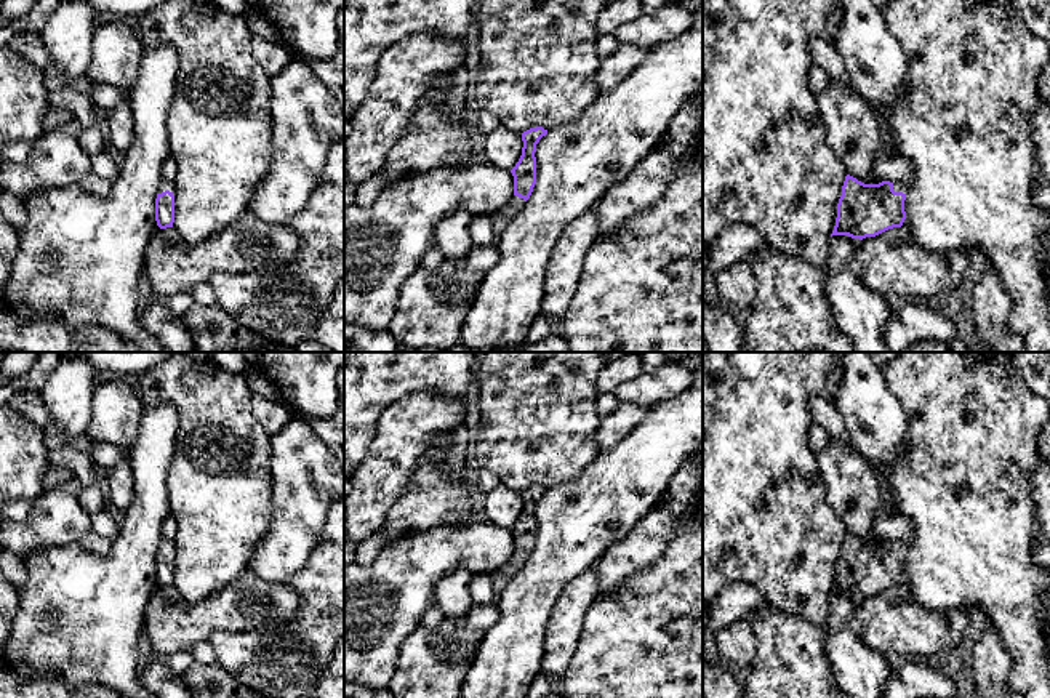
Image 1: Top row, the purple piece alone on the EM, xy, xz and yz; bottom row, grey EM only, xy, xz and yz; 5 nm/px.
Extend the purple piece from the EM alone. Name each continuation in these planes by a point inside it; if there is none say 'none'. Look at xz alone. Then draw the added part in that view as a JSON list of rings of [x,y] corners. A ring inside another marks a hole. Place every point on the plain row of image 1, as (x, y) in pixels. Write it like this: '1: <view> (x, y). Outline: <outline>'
1: xz (516, 562). Outline: [[[512,554],[509,562],[503,565],[499,570],[496,570],[495,578],[506,581],[511,576],[514,576],[519,570],[522,570],[523,565],[525,565],[525,559],[517,554]]]

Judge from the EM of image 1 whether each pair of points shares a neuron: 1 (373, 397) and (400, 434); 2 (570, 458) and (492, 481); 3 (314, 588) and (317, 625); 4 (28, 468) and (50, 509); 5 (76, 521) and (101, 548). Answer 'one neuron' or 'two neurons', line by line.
1: two neurons
2: two neurons
3: one neuron
4: two neurons
5: two neurons

